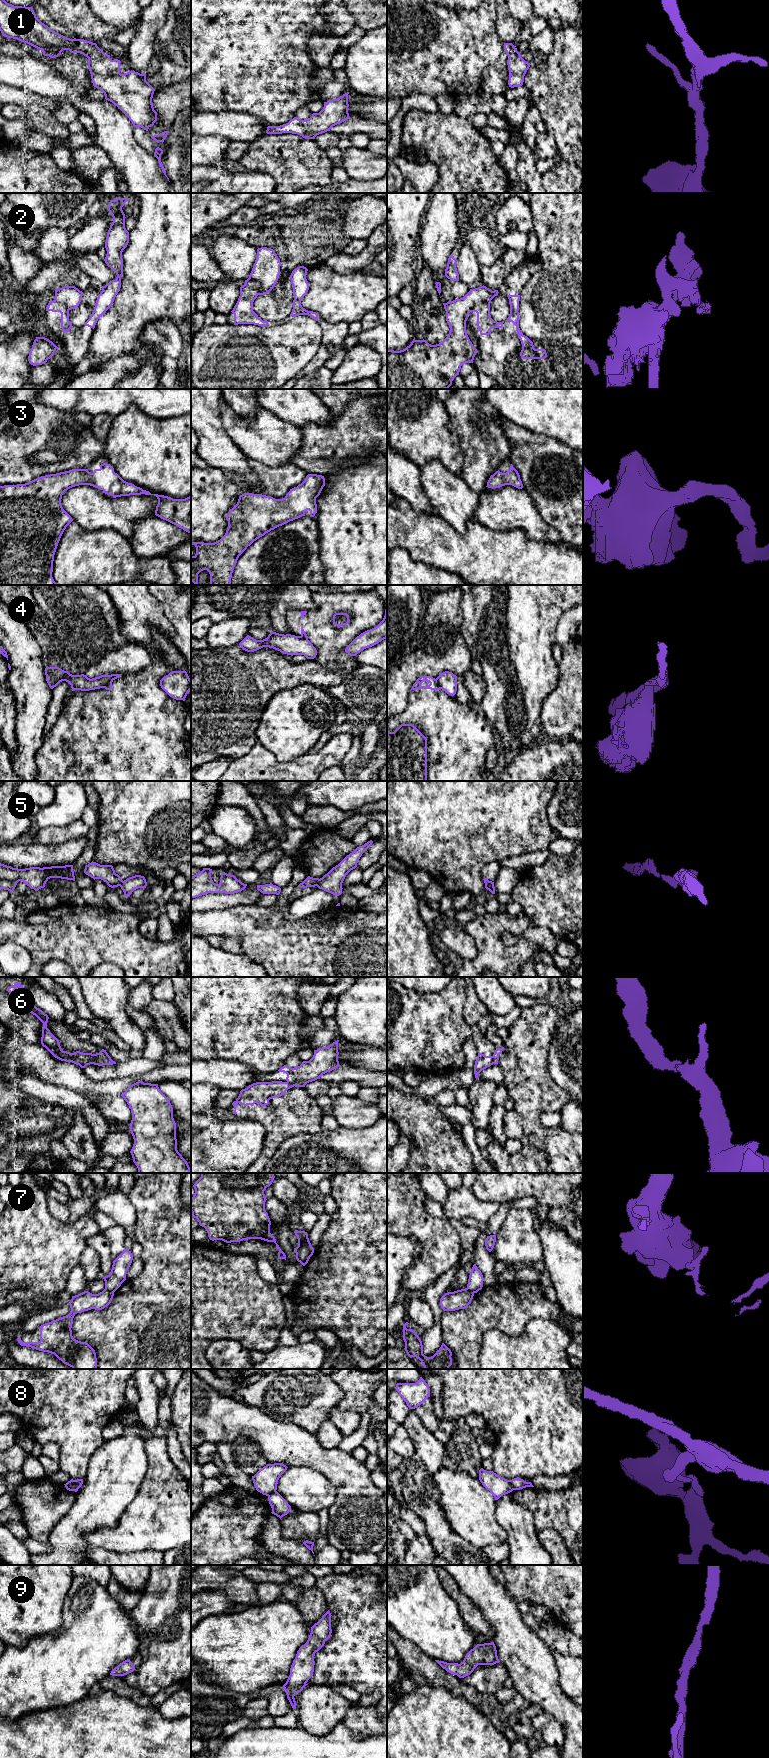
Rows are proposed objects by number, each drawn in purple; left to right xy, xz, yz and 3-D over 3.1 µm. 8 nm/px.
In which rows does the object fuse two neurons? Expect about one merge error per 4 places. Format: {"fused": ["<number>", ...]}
{"fused": ["2", "4", "5", "6", "7", "8"]}

